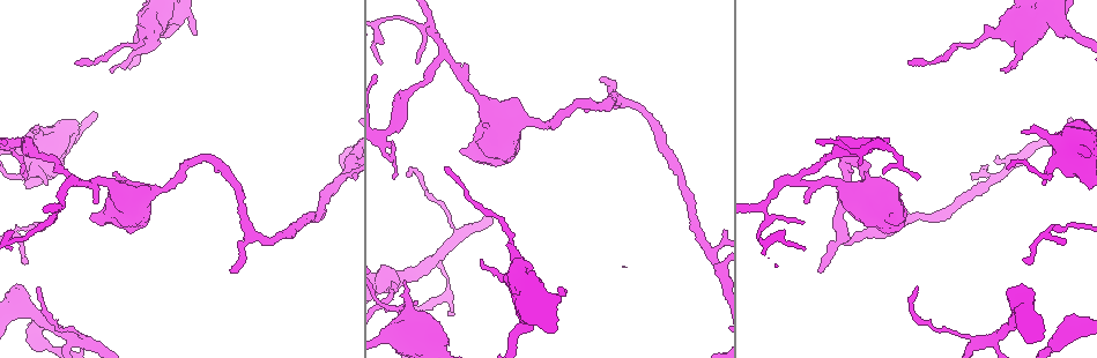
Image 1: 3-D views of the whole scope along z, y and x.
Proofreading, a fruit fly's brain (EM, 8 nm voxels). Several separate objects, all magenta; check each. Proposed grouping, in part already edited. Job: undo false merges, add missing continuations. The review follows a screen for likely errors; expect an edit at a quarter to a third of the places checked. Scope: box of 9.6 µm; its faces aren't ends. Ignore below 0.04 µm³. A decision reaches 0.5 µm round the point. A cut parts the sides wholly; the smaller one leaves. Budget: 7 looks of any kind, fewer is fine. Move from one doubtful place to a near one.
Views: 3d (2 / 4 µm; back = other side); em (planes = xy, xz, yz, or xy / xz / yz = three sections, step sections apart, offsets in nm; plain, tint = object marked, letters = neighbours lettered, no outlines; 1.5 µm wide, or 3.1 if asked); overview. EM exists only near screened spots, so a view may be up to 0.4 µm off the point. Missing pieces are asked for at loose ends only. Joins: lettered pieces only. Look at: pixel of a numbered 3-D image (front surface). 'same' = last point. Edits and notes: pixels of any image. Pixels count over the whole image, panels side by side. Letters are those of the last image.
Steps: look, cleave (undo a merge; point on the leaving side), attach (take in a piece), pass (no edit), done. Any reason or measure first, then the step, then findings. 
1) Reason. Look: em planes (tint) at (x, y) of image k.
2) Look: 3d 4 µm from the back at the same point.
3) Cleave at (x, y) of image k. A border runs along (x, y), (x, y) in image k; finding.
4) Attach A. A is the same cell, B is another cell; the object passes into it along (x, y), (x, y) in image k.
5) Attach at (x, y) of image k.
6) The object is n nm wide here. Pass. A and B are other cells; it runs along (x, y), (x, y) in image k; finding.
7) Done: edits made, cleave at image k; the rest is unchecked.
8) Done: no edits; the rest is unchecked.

Free end. Look: em planes (letters) at (806, 202) of image 1.

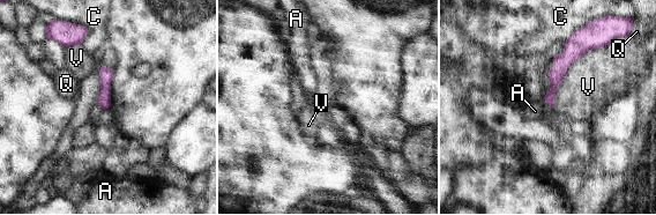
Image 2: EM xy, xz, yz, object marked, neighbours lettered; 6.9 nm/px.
Pass. A, C, Q and V are other cells; a border runs along (604, 45), (568, 67), (553, 108) in image 2; no lettered piece goes on from it.

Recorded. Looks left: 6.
Arms part here. Look: 3d 2 µm from the back at (68, 341) of image 1.

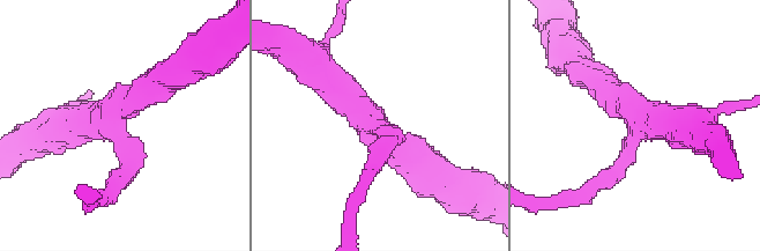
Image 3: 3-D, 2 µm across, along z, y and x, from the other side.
Now the EM. Look: em planes (letters) at (630, 115) of image 3.

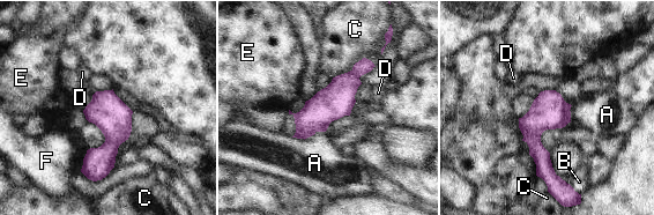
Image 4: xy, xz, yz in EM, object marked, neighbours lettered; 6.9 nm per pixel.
The object is 240 nm wide here. Pass. A, B, C, D, E and F are other cells; it runs along (368, 62), (306, 125), (299, 135) in image 4; one neuron here.

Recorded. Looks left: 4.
Thick end. Look: 3d 4 µm at (1042, 183) of image 1.

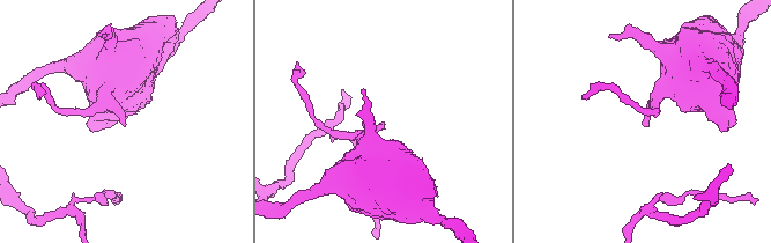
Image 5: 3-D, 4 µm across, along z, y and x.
Shape alone is not enough. Look: em planes (letters) at (644, 124) of image 5.

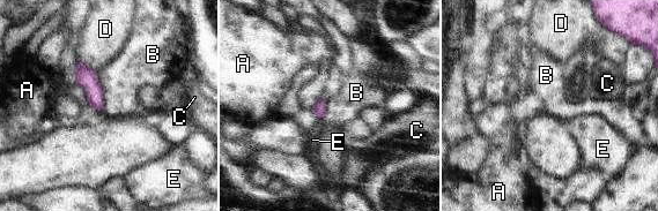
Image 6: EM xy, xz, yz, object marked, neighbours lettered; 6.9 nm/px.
Pass. A, B, C, D and E are other cells; a border runs along (95, 72), (102, 92), (101, 111) in image 6; none of them fits.

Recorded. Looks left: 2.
Done: no edits; the rest is unchecked.

